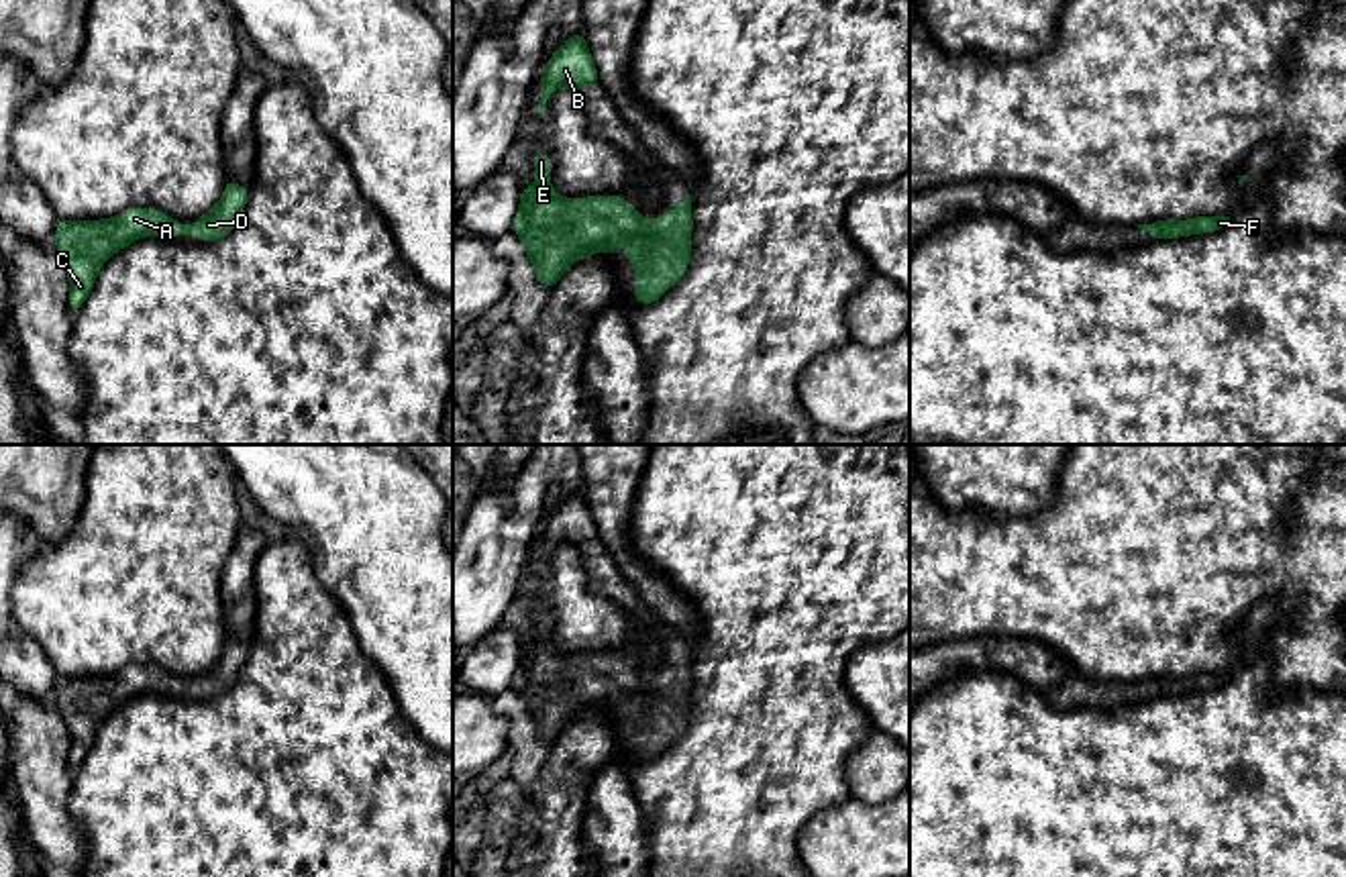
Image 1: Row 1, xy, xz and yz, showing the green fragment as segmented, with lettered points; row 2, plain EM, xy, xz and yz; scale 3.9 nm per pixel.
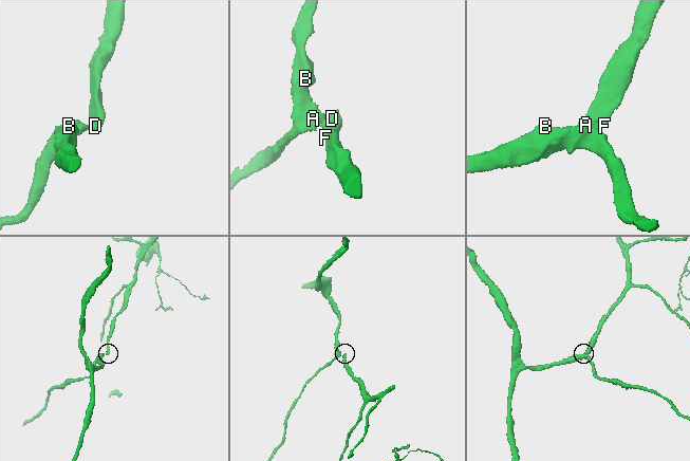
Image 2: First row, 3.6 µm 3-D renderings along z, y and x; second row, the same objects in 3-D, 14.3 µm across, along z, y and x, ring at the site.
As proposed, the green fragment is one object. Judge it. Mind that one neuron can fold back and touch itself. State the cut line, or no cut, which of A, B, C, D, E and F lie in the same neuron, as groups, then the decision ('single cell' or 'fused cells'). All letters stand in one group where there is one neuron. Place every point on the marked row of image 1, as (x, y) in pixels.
no cut | A B C D E F | single cell

